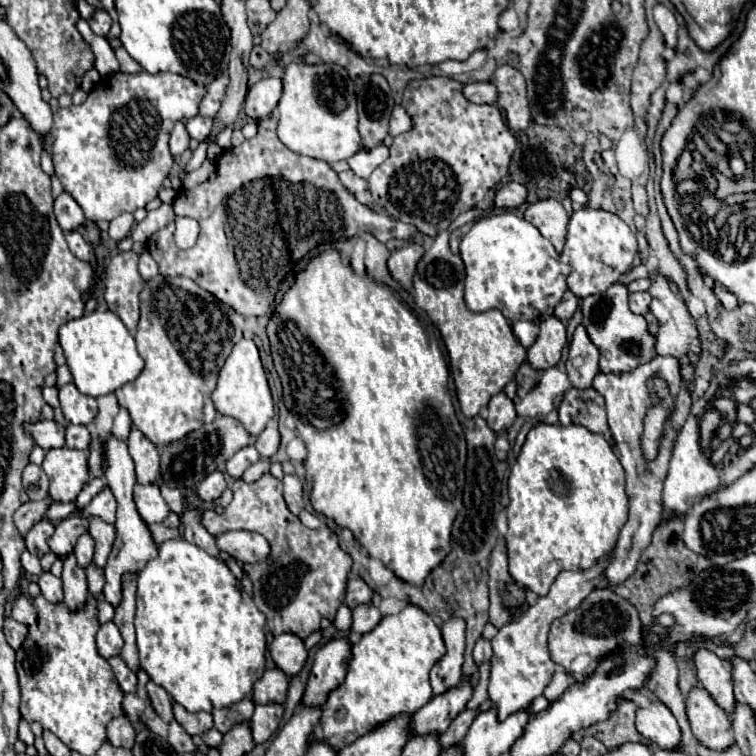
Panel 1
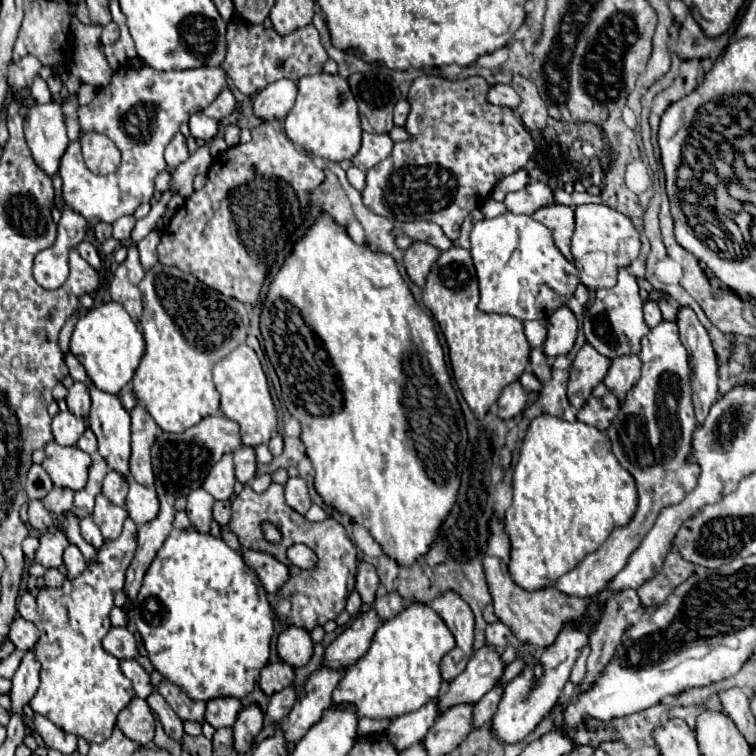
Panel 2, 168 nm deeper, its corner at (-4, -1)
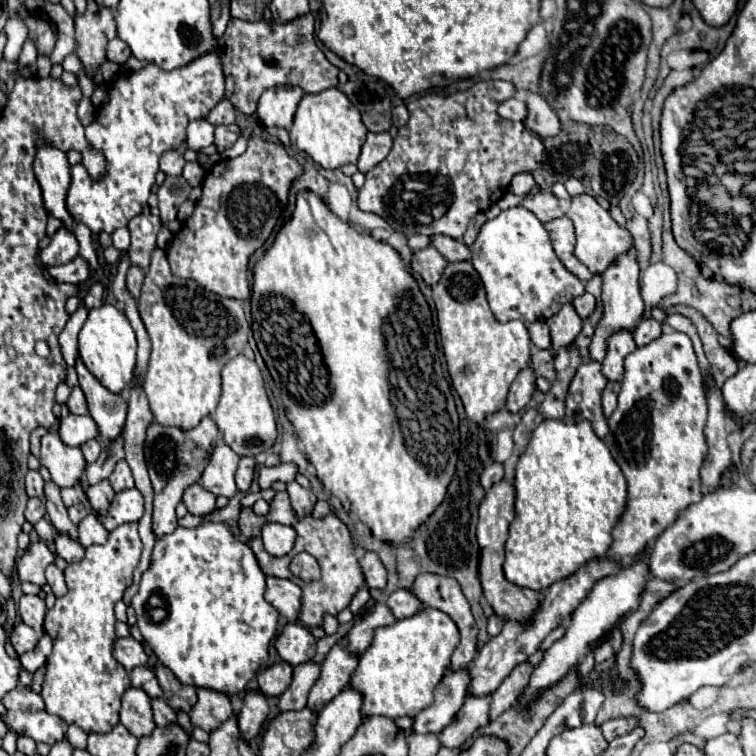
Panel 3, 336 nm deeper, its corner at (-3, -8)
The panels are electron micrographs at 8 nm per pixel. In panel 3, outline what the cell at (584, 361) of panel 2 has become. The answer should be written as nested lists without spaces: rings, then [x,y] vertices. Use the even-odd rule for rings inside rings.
[[[587,361],[577,369],[567,393],[567,419],[573,423],[585,419],[591,421],[593,431],[601,439],[609,431],[607,417],[601,409],[601,393],[605,385],[607,379],[601,373],[601,365],[597,361]]]

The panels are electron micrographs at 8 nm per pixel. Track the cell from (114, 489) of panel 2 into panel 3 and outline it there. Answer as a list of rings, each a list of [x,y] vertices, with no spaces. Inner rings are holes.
[[[121,459],[117,465],[115,465],[115,471],[111,473],[109,477],[111,485],[115,491],[123,491],[123,489],[131,489],[133,487],[133,477],[131,477],[131,469],[127,465],[125,459]]]

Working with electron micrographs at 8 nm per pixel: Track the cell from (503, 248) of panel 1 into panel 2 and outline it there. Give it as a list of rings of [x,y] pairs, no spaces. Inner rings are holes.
[[[506,212],[490,220],[484,218],[474,224],[470,242],[480,284],[478,308],[482,312],[510,314],[522,322],[544,320],[572,298],[580,282],[576,266],[554,246],[550,230],[532,216]]]

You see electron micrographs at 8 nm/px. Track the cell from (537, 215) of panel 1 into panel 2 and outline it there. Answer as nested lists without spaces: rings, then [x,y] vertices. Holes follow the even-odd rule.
[[[552,204],[548,208],[540,208],[532,214],[534,220],[538,220],[540,224],[544,224],[552,236],[554,236],[554,244],[558,246],[558,250],[572,262],[572,254],[570,254],[570,238],[574,232],[574,210],[570,206],[560,206],[560,204]]]

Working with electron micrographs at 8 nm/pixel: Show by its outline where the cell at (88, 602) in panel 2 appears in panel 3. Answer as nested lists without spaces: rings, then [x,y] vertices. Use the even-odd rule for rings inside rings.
[[[125,523],[113,529],[105,545],[87,547],[85,557],[79,563],[71,563],[65,569],[65,581],[69,591],[65,597],[59,597],[55,607],[49,609],[45,615],[45,629],[53,639],[53,653],[47,659],[47,673],[41,691],[45,709],[53,715],[59,715],[67,723],[79,725],[87,733],[107,733],[119,723],[121,695],[131,685],[125,667],[113,657],[113,643],[117,639],[115,635],[117,619],[113,615],[113,605],[123,599],[123,591],[131,585],[133,569],[139,563],[141,549],[143,545],[137,533],[137,523]]]

